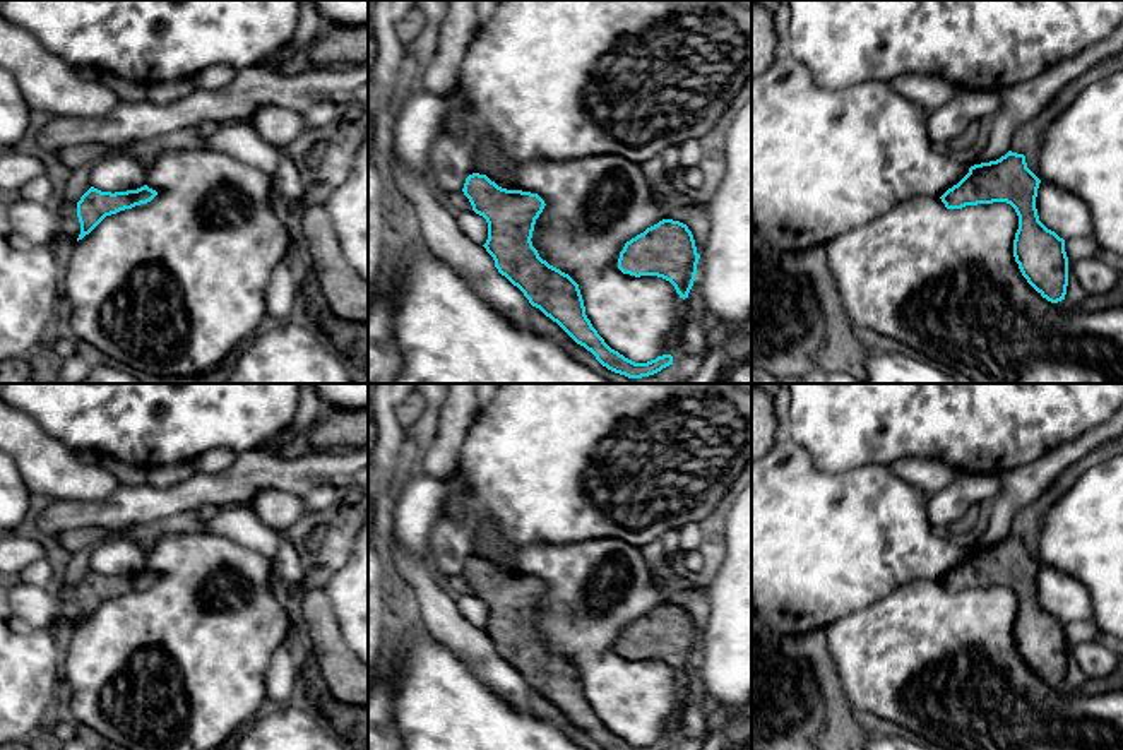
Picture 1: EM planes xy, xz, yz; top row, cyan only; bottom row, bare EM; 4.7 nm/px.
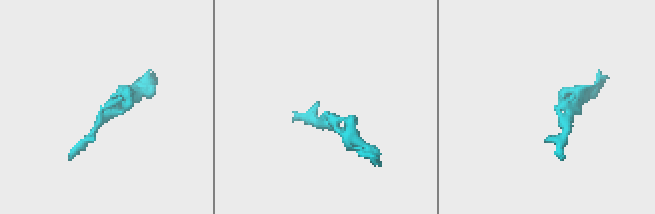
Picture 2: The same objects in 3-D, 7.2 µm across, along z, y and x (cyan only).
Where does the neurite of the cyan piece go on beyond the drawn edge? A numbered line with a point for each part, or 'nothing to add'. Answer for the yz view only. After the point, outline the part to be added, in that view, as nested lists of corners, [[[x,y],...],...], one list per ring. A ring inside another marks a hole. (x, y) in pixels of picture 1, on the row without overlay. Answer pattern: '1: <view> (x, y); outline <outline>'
nothing to add

